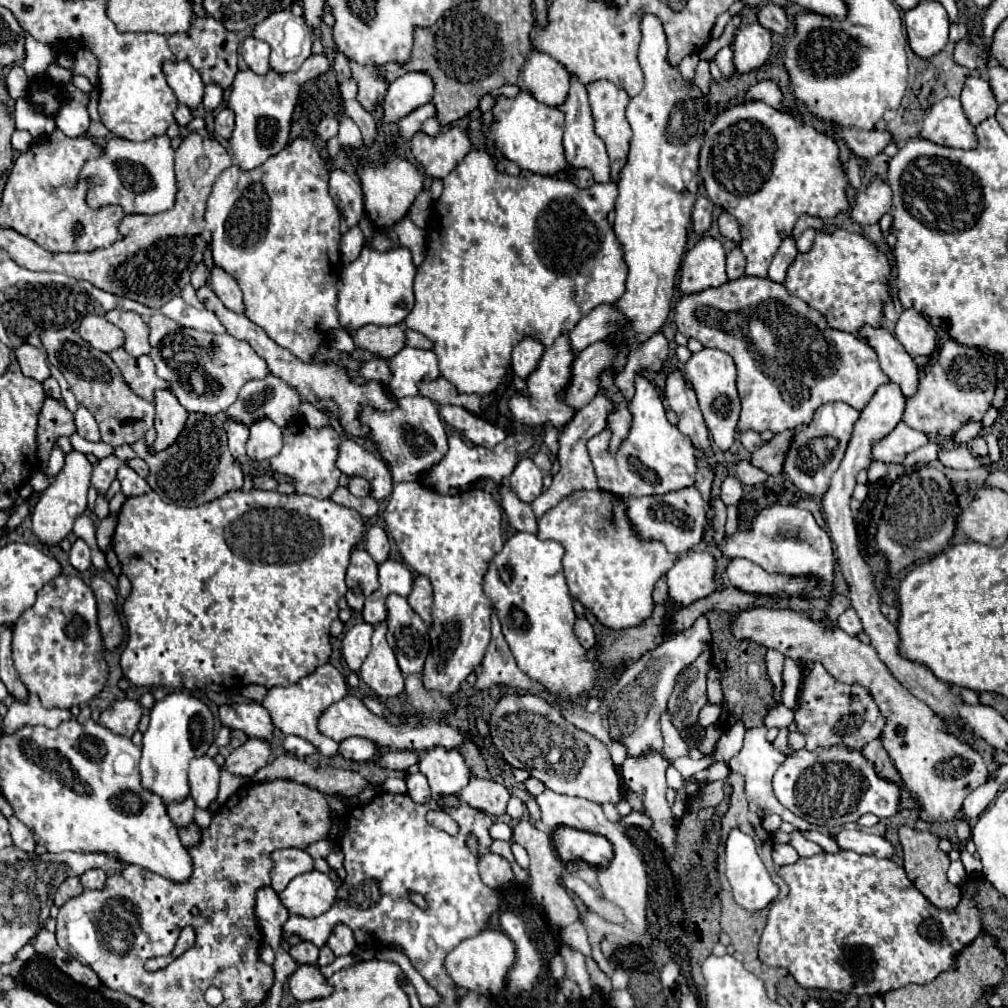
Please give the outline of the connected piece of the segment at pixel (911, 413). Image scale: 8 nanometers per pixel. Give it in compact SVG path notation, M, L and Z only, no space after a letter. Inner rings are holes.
M953 339L945 341L939 349L937 361L929 367L931 371L919 381L917 393L907 399L907 407L903 413L903 421L925 435L941 435L951 437L957 433L965 423L979 421L985 411L991 407L995 387L1001 381L999 377L1001 357L991 351L979 351L975 347L961 345Z

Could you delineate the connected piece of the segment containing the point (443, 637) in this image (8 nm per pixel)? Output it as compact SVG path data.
M397 483L385 507L385 523L405 563L431 579L435 589L431 653L425 661L423 683L453 695L475 667L481 665L491 639L491 601L483 593L483 577L491 559L503 549L501 507L485 489L439 495L421 483Z

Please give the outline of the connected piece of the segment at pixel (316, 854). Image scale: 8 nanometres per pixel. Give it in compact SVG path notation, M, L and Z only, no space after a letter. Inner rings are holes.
M325 839L325 841L317 841L317 843L313 843L313 845L309 845L309 849L307 849L307 853L313 857L313 859L319 859L319 857L327 857L329 855L329 851L331 851L331 843Z

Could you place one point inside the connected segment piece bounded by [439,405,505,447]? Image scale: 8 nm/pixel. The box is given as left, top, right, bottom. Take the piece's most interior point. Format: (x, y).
(473, 428)

